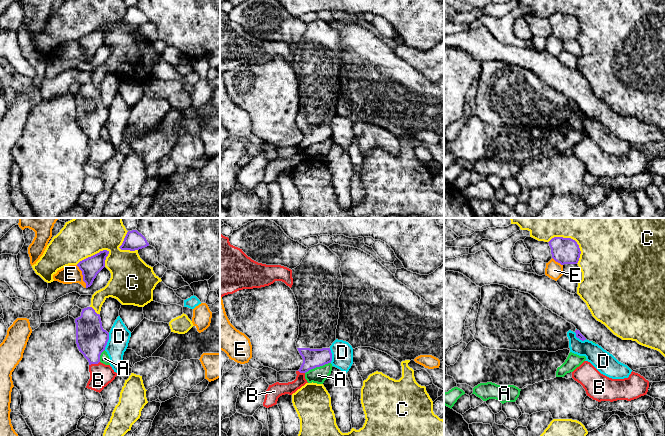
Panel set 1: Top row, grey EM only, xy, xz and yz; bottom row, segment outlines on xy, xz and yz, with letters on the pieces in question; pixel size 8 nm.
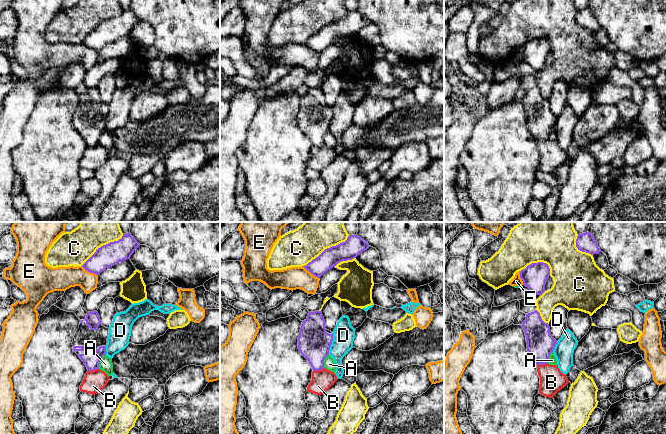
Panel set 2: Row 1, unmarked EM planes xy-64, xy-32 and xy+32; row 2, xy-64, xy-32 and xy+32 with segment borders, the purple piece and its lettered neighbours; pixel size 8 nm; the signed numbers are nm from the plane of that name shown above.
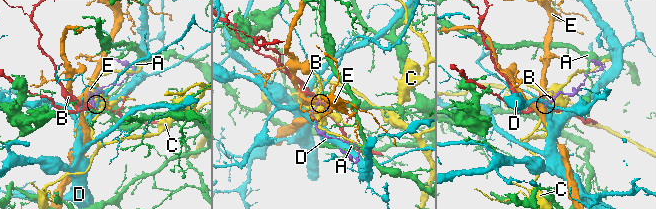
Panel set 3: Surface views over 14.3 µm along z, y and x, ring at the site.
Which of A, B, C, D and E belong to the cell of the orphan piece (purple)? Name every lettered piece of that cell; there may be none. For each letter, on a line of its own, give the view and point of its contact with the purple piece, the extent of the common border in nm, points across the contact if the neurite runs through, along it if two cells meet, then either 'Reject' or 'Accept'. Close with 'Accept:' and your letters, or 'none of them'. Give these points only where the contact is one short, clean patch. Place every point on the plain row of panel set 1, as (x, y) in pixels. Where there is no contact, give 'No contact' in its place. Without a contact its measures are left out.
A: Touches purple at xz (317, 142). Shared border 220 nm. Reject
B: Touches purple at xy (94, 139). Shared border 90 nm. Boundary: xy (99, 137), (89, 141). Reject
C: Touches purple at yz (572, 15). Shared border 300 nm. Reject
D: Touches purple at xy (107, 117). Shared border 140 nm. Boundary: xy (109, 109), (109, 115), (104, 125). Reject
E: Touches purple at xy (83, 52). Shared border 200 nm. Reject
Accept: none of them

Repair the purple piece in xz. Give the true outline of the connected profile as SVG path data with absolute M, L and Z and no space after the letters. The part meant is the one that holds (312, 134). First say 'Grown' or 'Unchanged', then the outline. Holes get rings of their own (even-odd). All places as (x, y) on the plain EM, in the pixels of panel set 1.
Grown. M317 20L307 24L307 30L299 42L292 45L293 67L299 82L299 111L297 125L303 134L298 146L306 149L311 145L331 139L330 122L336 116L339 95L339 73L343 65L340 50L341 37L327 22Z

